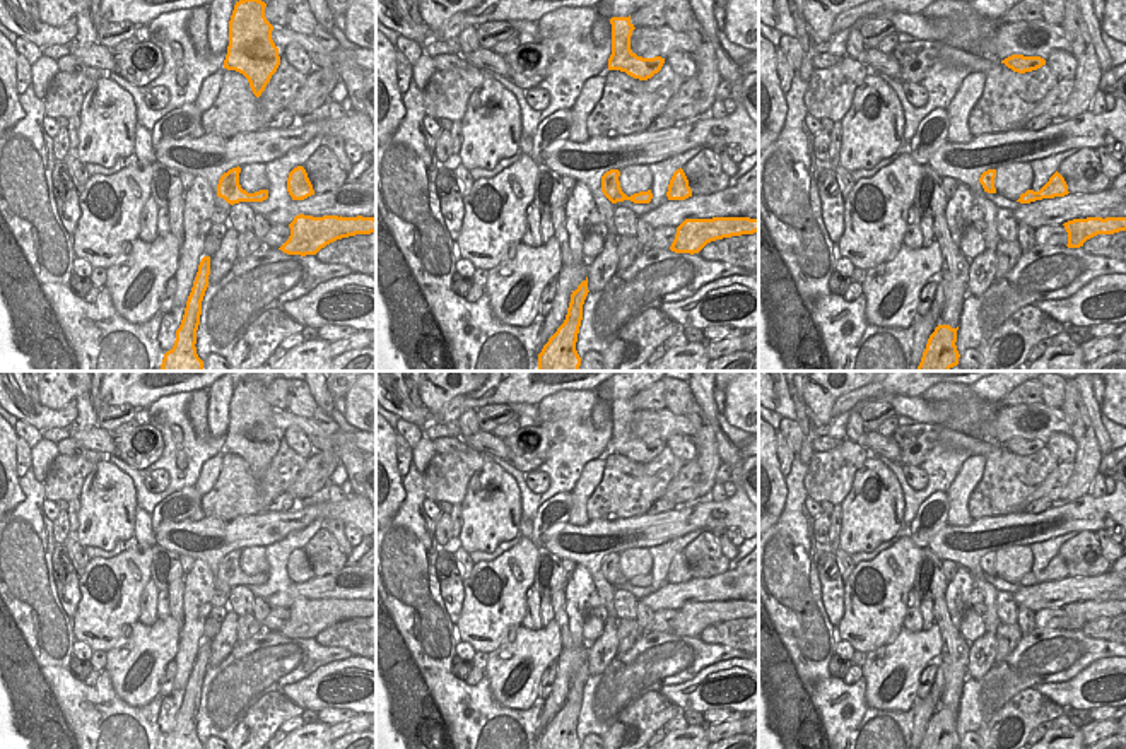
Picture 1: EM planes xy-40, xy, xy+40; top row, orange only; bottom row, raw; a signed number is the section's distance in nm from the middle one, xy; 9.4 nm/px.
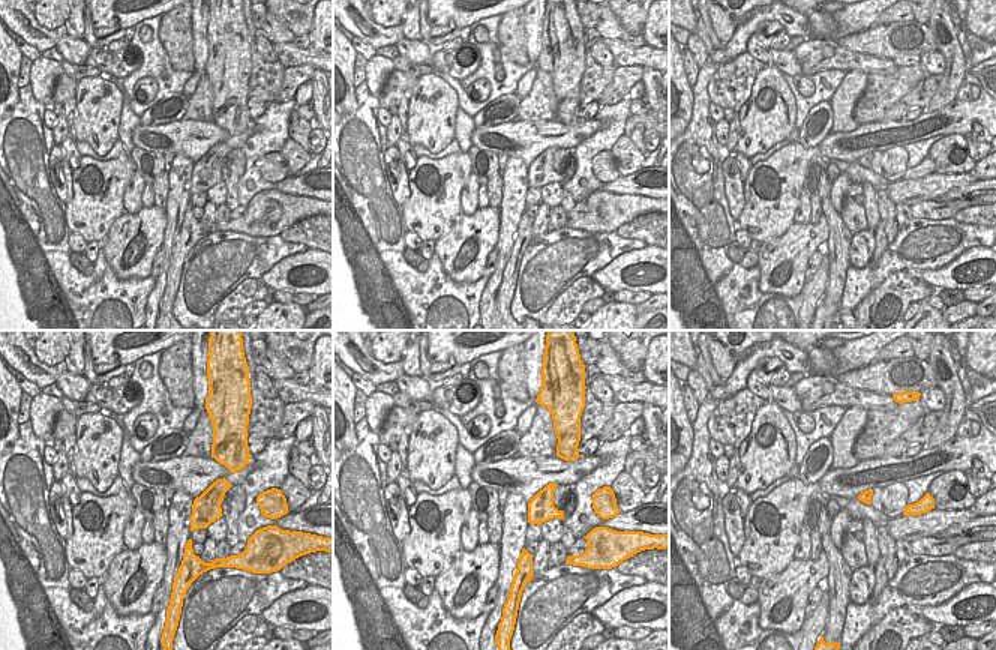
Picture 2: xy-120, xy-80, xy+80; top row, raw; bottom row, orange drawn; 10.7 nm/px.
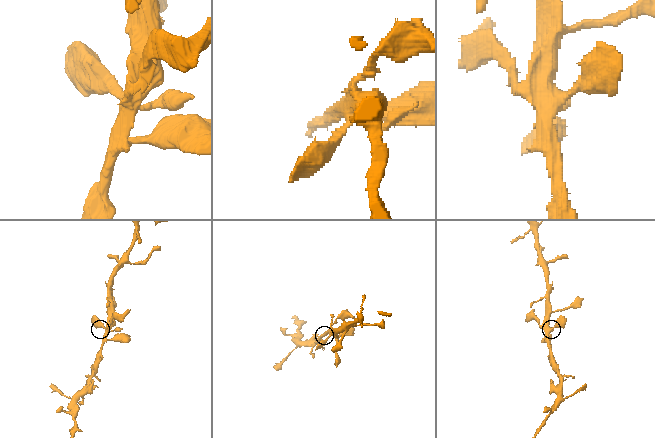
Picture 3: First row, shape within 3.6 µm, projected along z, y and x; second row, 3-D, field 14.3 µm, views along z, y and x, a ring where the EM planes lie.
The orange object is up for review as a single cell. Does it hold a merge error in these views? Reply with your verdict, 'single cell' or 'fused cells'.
single cell

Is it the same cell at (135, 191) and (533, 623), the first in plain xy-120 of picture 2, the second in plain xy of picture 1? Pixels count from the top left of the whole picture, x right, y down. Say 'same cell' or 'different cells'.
same cell

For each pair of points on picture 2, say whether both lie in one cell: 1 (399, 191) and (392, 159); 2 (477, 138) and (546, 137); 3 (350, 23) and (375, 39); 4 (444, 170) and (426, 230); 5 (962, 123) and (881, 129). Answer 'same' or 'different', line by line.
1: same
2: same
3: same
4: same
5: same

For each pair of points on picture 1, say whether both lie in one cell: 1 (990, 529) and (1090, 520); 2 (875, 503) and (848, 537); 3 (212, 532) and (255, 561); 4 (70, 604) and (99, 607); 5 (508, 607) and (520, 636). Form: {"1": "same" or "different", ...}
{"1": "same", "2": "same", "3": "different", "4": "different", "5": "different"}

